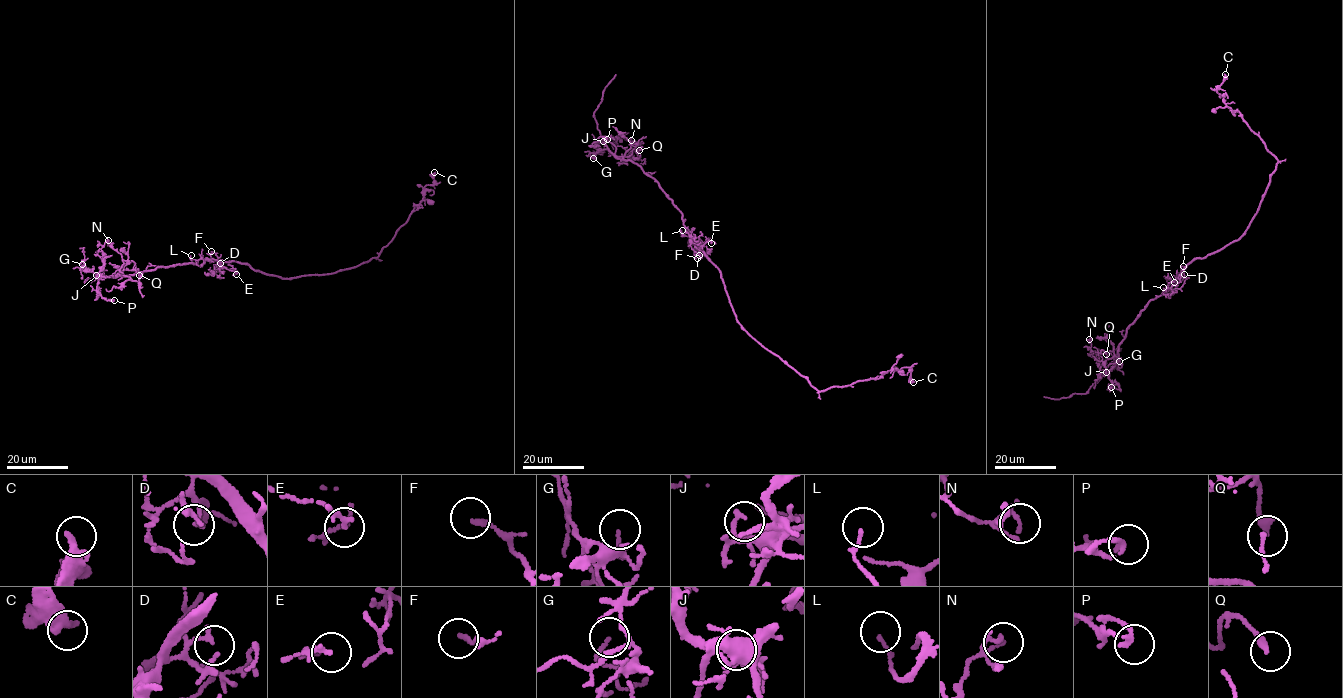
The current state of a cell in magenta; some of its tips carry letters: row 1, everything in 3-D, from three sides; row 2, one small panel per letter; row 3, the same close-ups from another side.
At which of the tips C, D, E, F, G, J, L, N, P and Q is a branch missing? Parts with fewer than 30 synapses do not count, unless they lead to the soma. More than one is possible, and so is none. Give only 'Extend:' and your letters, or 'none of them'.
Extend: none of them

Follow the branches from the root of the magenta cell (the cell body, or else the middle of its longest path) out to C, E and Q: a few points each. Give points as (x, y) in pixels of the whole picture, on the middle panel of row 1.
C: (723, 281), (741, 327), (818, 390), (876, 379), (893, 369), (906, 366), (911, 369), (913, 382)
E: (723, 281), (718, 268), (701, 248), (709, 240), (711, 243)
Q: (723, 281), (718, 268), (691, 239), (681, 211), (659, 183), (623, 158), (636, 146), (642, 147), (639, 150)

